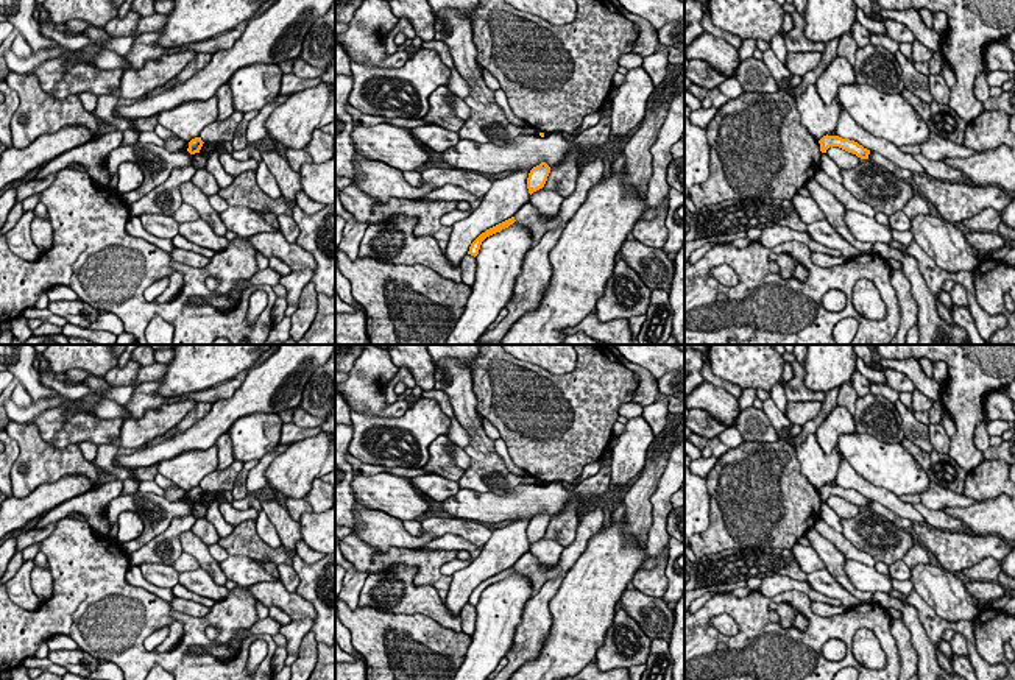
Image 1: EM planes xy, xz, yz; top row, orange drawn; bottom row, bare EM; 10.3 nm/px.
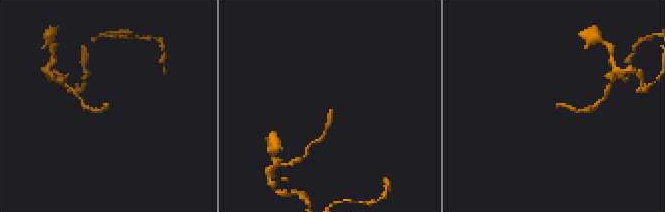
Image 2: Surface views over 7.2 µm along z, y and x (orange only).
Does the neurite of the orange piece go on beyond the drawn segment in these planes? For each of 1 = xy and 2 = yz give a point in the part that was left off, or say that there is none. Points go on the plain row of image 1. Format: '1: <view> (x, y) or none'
1: none
2: none

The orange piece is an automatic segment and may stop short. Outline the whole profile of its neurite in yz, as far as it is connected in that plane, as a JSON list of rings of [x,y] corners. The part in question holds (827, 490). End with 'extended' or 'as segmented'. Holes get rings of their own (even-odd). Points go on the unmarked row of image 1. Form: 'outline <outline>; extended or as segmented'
outline [[[826,483],[819,490],[819,493],[820,493],[820,501],[822,502],[826,502],[826,499],[829,496],[839,496],[839,498],[848,501],[848,502],[856,504],[861,508],[868,508],[868,504],[870,504],[870,499],[864,498],[858,491],[850,490],[850,488],[842,488],[839,485],[828,485]]]; as segmented

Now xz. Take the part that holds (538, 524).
outline [[[541,512],[539,515],[530,519],[527,527],[527,538],[530,544],[544,537],[549,522],[550,516],[546,512]]]; as segmented

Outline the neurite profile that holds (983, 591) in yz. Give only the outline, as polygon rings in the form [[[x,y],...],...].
[[[967,580],[964,585],[970,596],[978,602],[992,602],[1007,593],[998,582]]]

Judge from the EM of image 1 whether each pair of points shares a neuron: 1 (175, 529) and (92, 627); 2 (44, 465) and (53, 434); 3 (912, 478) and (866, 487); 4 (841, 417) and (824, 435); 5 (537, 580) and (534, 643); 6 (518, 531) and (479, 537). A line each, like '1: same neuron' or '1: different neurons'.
1: different neurons
2: different neurons
3: different neurons
4: same neuron
5: different neurons
6: different neurons

